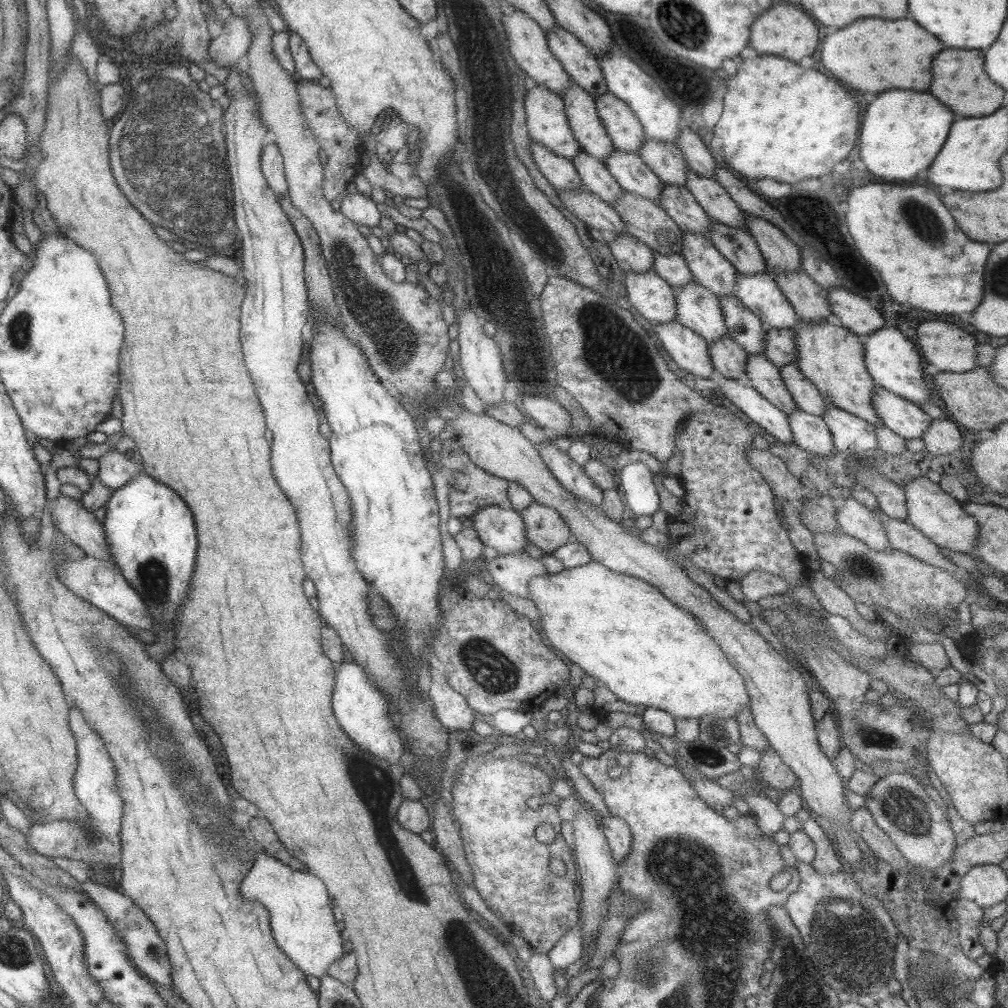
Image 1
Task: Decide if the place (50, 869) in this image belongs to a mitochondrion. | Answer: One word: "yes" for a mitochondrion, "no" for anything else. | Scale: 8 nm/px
no

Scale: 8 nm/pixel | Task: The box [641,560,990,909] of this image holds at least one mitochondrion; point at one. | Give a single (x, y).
(902, 809)

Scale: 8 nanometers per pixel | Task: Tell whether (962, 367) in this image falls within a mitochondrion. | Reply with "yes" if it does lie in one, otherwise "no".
no

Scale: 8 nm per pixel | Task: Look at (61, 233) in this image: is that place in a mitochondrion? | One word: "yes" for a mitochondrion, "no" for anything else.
no

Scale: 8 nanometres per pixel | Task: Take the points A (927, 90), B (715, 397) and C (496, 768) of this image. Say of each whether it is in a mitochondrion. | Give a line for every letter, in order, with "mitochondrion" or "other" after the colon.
A: other
B: other
C: other

